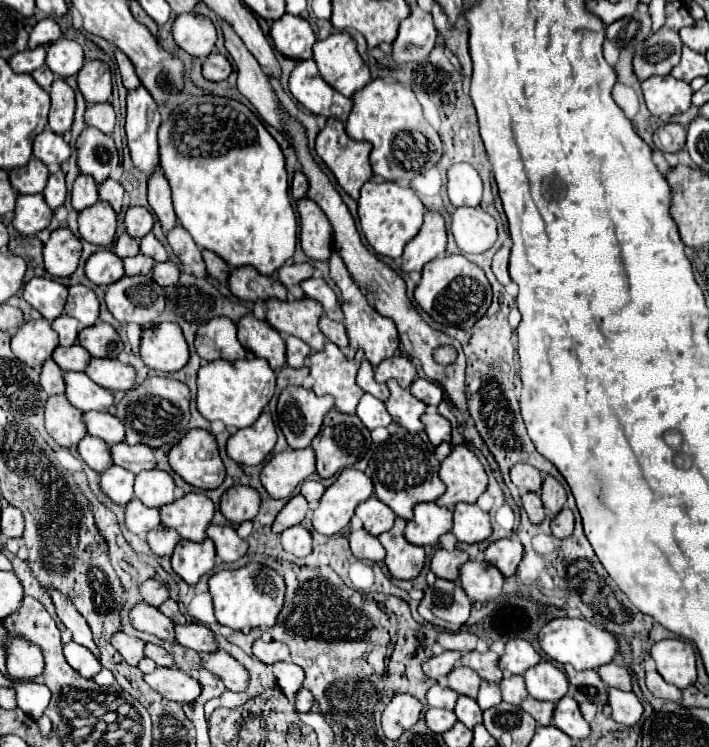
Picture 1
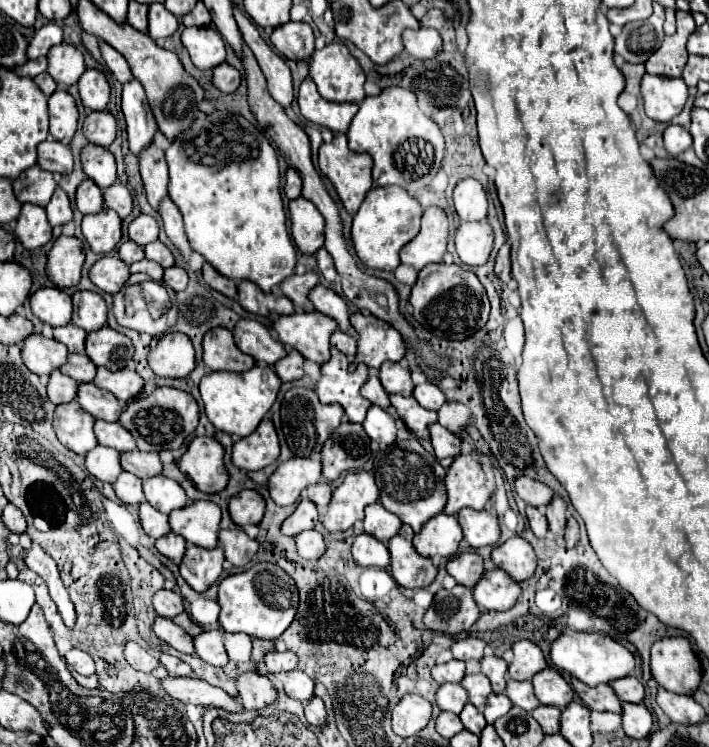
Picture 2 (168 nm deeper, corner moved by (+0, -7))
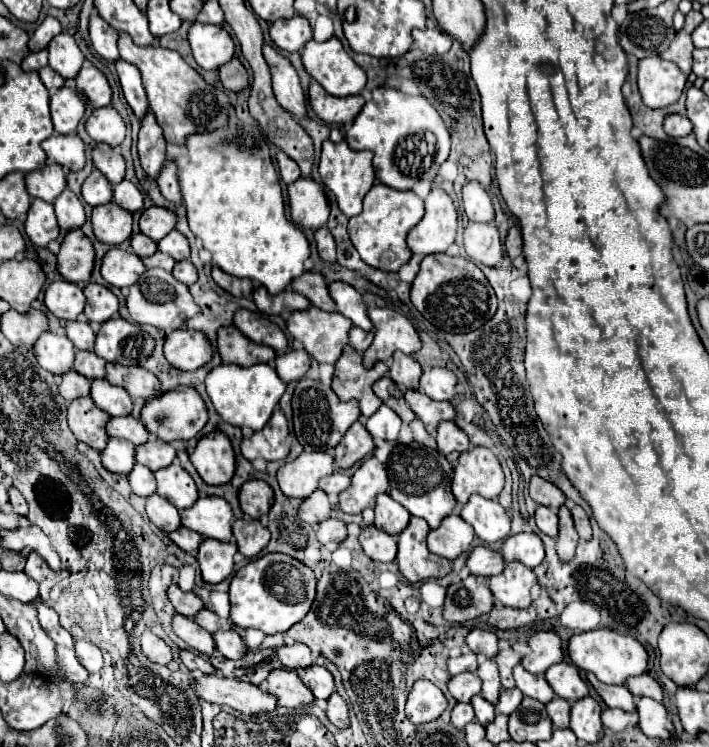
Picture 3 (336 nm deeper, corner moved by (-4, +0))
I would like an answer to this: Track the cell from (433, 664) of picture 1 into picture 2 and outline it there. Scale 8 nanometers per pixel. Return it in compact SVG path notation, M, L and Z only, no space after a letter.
M448 661L444 665L436 665L432 669L432 677L442 685L442 683L454 683L462 681L466 675L466 663L464 661Z

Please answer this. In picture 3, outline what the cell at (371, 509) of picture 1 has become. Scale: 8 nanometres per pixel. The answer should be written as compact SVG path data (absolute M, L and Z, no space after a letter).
M378 494L376 498L376 528L382 528L384 532L396 536L400 534L410 520L410 514L404 506L398 506L388 494Z

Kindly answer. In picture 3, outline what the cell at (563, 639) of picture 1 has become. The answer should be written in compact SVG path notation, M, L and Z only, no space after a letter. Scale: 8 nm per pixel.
M598 628L570 636L568 656L580 670L594 672L596 678L604 684L624 684L628 676L638 676L646 672L648 666L648 652L638 640L634 640L632 636L616 634L608 628Z

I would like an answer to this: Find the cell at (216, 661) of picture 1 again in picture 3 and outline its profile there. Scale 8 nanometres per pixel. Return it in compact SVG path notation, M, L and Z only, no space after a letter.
M286 668L272 670L266 678L264 690L278 698L278 706L286 706L286 708L296 708L314 700L310 690L300 682L298 674Z

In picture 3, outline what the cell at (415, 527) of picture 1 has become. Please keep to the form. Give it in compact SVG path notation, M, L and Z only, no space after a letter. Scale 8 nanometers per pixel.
M450 514L446 516L446 520L440 522L436 530L430 530L428 546L432 554L454 560L456 556L460 556L470 548L472 538L474 538L472 526L464 522L458 514Z

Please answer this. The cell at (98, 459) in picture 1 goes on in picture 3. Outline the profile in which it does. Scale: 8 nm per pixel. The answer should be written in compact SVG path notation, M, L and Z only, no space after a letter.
M110 438L108 444L106 444L106 448L100 452L102 466L108 472L128 474L132 470L132 466L136 464L136 460L134 460L134 448L136 446L132 442Z

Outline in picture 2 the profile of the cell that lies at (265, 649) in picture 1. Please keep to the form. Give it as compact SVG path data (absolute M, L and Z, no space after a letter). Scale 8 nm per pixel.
M270 651L270 653L266 653L264 663L266 663L266 667L268 667L270 673L292 671L292 669L296 669L296 665L298 665L298 657L296 657L296 653L292 653L292 651L284 651L284 653L280 653L280 651Z

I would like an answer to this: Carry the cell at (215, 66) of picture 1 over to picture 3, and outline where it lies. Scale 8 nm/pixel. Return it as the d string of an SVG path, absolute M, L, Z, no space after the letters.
M232 58L224 66L220 66L220 82L226 90L234 92L240 92L248 86L248 72L238 58Z

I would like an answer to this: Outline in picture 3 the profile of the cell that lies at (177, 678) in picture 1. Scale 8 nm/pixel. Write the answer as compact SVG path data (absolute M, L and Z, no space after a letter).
M210 674L194 680L192 688L198 698L220 706L230 706L246 716L272 712L276 708L276 698L272 694L266 694L262 688L240 680Z

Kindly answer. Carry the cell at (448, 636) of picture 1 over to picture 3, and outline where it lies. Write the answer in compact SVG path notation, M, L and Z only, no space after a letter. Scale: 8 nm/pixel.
M480 628L470 630L466 636L466 644L472 652L484 654L488 658L494 658L494 654L498 654L498 638L494 632L488 630L480 630Z

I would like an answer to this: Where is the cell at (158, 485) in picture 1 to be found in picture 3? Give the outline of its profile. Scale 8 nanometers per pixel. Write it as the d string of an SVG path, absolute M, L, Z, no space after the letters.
M172 462L168 468L154 472L156 478L156 494L166 498L178 510L190 508L198 500L198 490L190 474L180 466L180 462Z

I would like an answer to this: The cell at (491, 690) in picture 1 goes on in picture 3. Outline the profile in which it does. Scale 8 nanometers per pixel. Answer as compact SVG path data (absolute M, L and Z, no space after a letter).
M510 688L510 690L502 690L500 692L500 698L498 698L498 702L496 702L496 710L500 712L500 714L512 714L516 708L518 708L518 704L520 704L520 700L522 700L524 696L522 696L522 692L518 690L518 688Z

